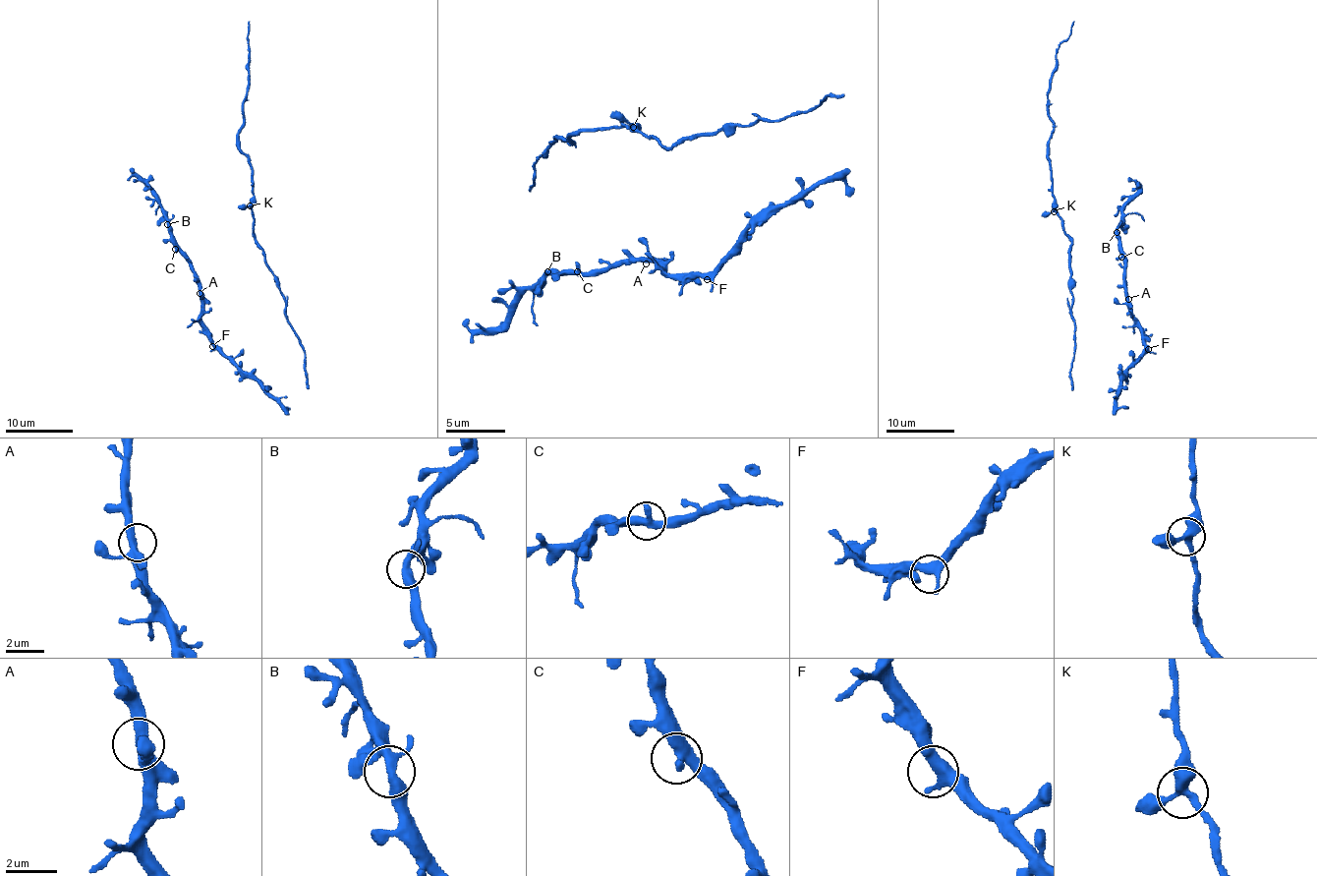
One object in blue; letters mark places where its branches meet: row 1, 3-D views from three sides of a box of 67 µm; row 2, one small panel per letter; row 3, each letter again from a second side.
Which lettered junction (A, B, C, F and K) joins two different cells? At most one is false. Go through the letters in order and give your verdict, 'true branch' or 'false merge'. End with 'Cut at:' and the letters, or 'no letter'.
A: true branch
B: true branch
C: true branch
F: true branch
K: true branch
Cut at: no letter

